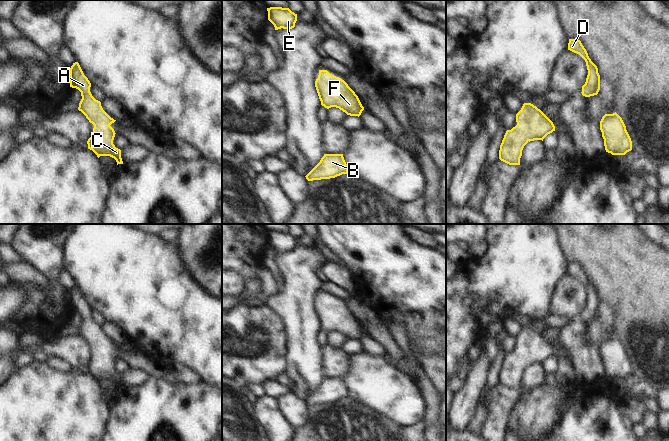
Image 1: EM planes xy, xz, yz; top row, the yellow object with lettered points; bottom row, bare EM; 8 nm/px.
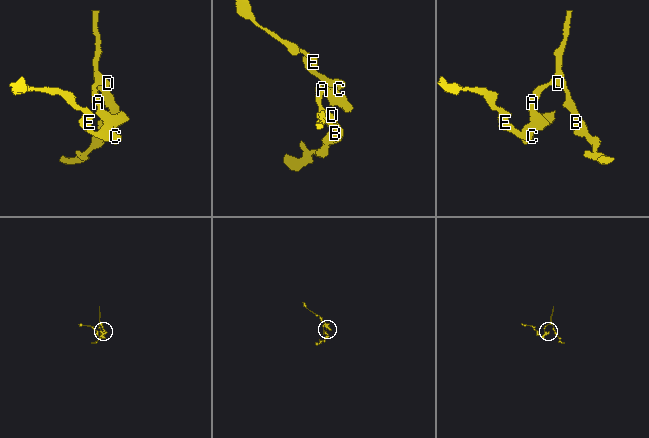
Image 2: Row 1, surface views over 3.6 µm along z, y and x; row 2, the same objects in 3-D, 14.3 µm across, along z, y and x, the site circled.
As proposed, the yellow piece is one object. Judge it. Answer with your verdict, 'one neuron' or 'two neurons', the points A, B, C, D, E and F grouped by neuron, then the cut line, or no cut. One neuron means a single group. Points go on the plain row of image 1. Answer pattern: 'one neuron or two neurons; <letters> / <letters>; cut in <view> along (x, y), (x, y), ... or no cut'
one neuron; A B C D E F; no cut

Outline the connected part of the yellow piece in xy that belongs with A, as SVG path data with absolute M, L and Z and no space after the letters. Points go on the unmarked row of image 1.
M78 286L73 287L70 292L70 311L81 316L82 323L78 334L81 335L90 347L94 349L93 357L88 363L88 373L92 374L97 381L110 380L118 388L123 388L121 374L113 368L115 355L110 350L116 344L111 342L102 332L101 326L96 324L91 316L91 307L84 299Z

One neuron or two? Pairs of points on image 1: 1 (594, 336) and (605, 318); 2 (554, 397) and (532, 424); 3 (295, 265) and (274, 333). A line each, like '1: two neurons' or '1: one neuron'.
1: one neuron
2: one neuron
3: two neurons

